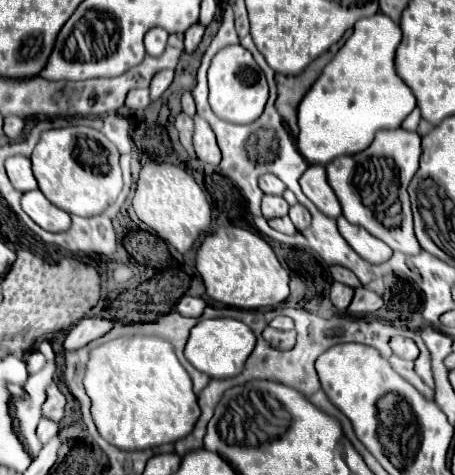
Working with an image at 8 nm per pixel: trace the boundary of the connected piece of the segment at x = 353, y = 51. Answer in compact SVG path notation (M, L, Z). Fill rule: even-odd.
M376 12L374 16L362 18L356 22L352 36L338 50L332 62L322 70L320 78L312 84L312 88L308 90L308 96L304 96L304 100L298 106L300 134L298 134L296 146L310 164L326 166L338 156L354 156L366 150L372 144L374 134L378 130L400 128L402 120L416 108L414 92L396 72L396 48L400 46L400 42L402 42L400 26L394 24L382 12Z

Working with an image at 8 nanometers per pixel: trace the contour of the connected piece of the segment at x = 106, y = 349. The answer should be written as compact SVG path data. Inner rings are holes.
M128 336L100 344L90 352L84 378L92 400L94 424L112 446L146 450L186 438L200 418L198 398L172 344L158 336Z

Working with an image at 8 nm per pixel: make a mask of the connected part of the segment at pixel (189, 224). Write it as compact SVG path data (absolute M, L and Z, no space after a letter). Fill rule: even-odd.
M148 162L142 166L138 186L134 192L134 210L138 218L158 234L166 244L174 246L178 252L188 252L202 232L210 230L210 204L204 190L196 180L180 166Z

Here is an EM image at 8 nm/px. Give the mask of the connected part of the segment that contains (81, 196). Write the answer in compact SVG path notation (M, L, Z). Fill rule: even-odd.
M68 126L68 128L44 132L32 152L32 170L34 170L34 176L38 180L42 194L54 206L66 210L68 214L88 218L88 216L102 214L112 202L116 202L116 198L122 190L122 170L120 170L120 162L118 162L118 168L114 168L114 158L106 160L106 174L98 172L98 168L94 168L94 166L84 168L74 152L76 140L80 136L88 136L88 134L84 134L84 128L80 128L80 126Z

